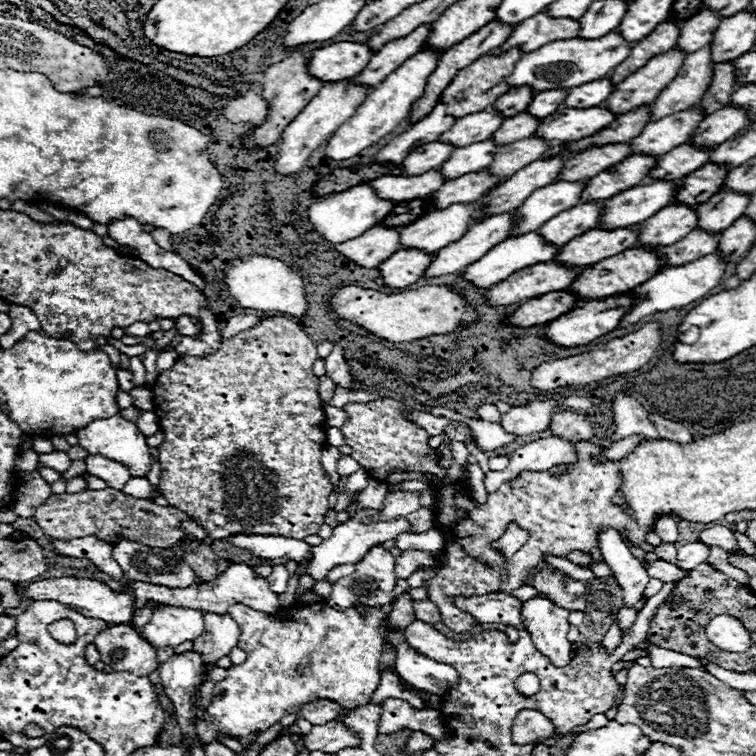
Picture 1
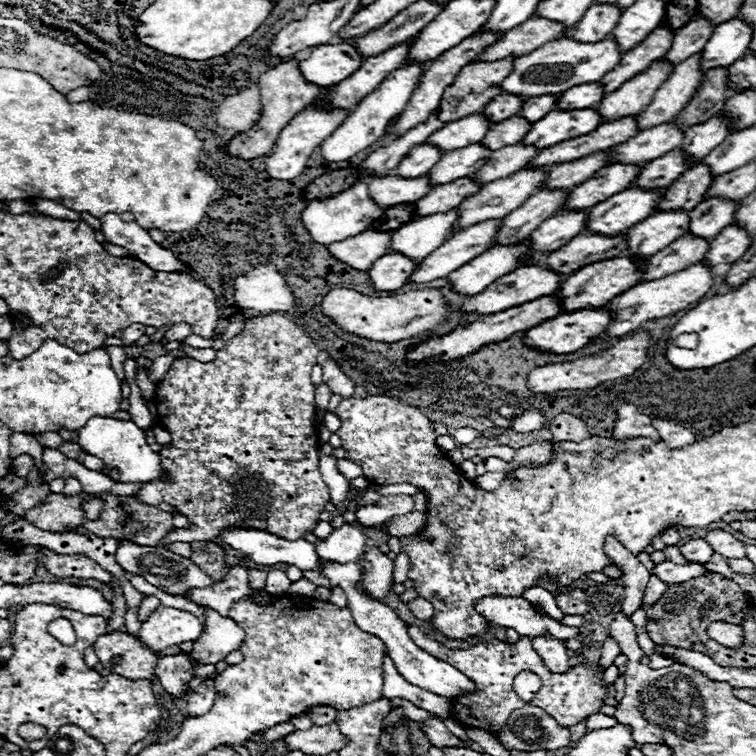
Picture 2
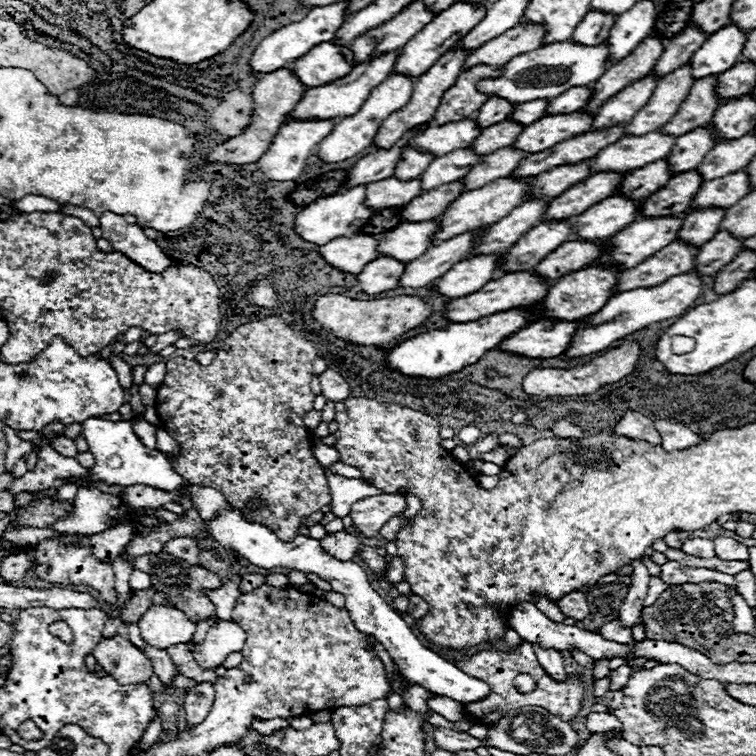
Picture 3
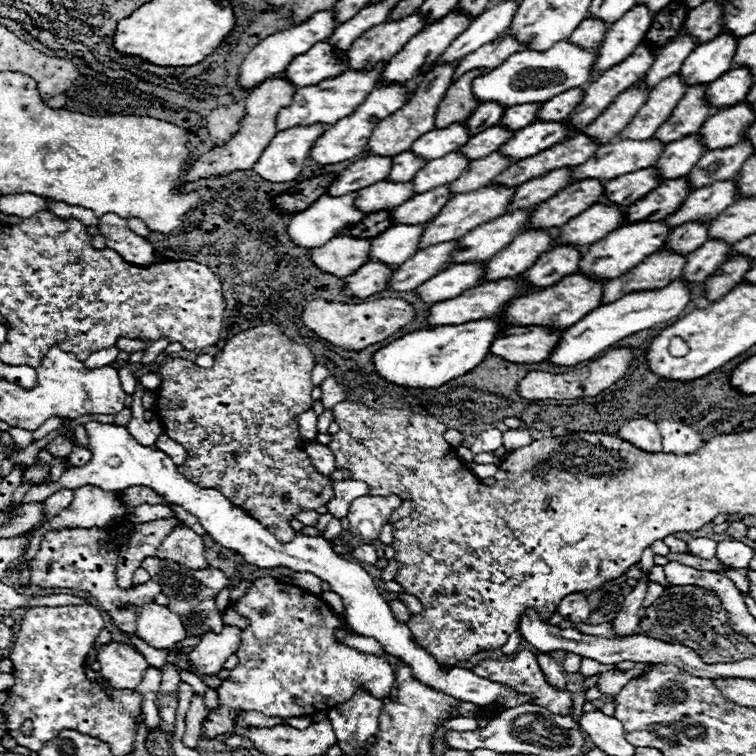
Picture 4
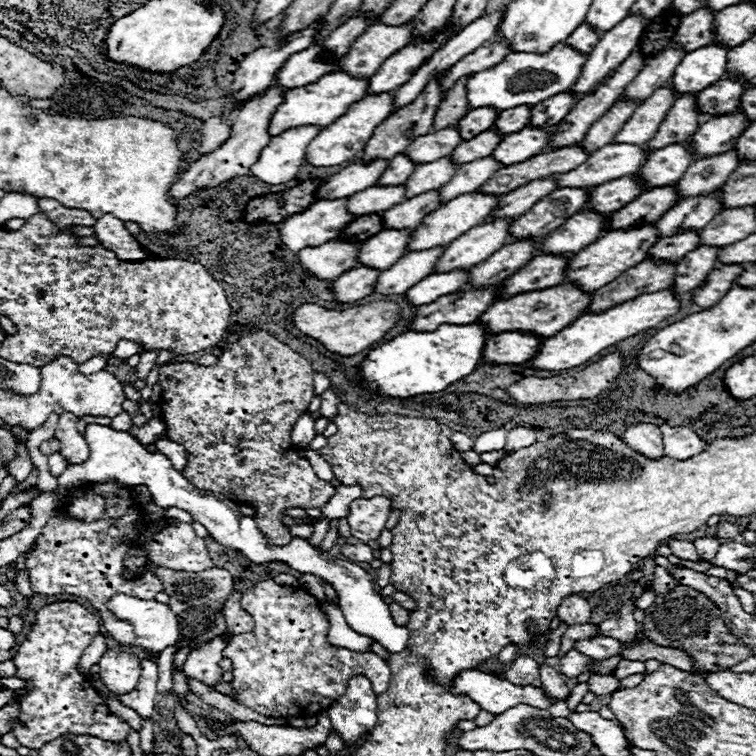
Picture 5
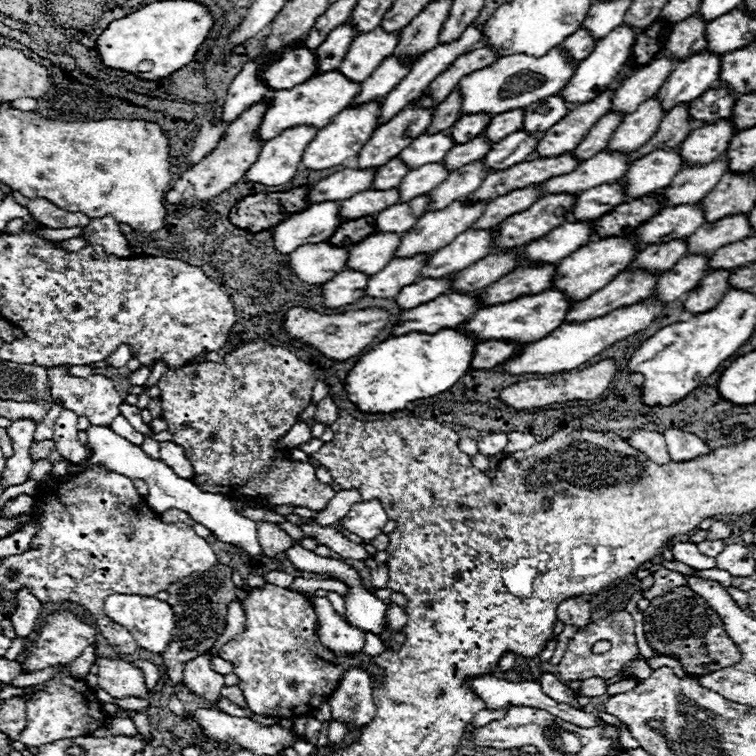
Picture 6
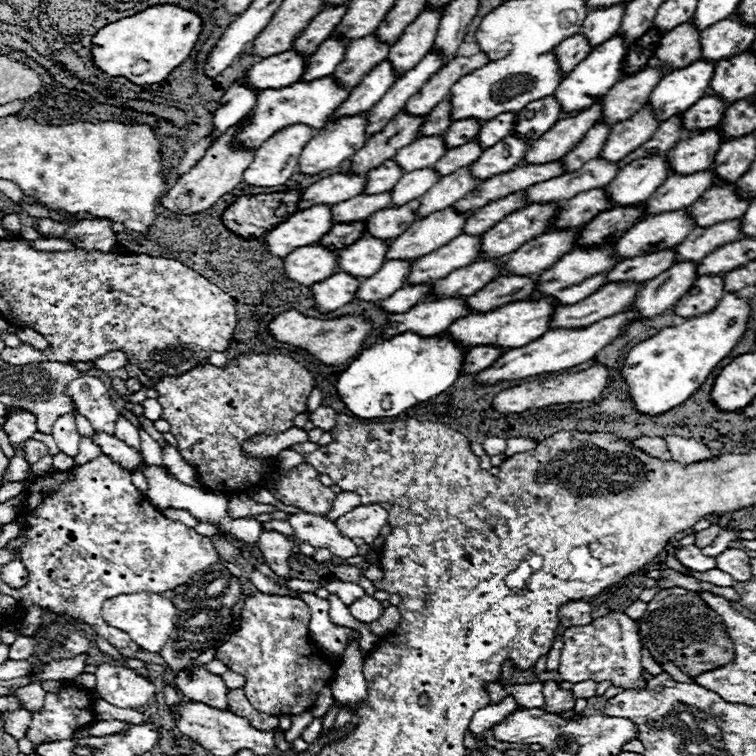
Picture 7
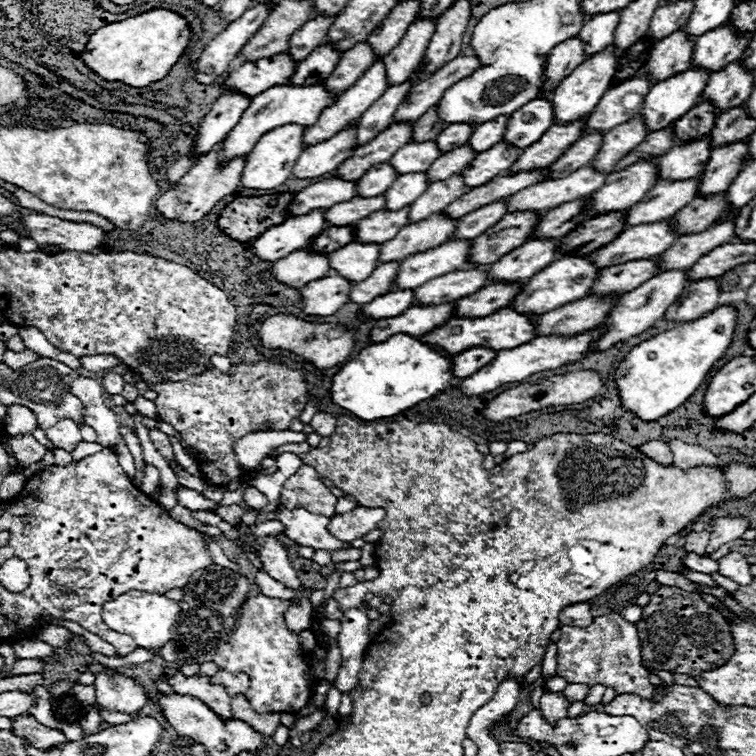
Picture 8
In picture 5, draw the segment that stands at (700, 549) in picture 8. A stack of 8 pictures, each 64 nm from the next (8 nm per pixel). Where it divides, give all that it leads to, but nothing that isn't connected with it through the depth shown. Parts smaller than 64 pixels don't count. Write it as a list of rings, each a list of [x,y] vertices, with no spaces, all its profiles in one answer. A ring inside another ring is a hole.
[[[718,522],[716,524],[716,536],[718,538],[734,538],[738,534],[740,534],[738,528],[734,524],[730,524],[730,522]]]

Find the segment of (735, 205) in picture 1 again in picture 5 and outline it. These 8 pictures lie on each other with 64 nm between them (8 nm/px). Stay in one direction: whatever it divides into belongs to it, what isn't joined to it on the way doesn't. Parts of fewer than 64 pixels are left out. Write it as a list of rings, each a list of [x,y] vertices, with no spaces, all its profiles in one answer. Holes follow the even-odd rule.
[[[698,232],[690,234],[676,234],[674,238],[662,238],[658,240],[646,254],[650,260],[664,260],[664,262],[678,262],[682,256],[698,248]]]

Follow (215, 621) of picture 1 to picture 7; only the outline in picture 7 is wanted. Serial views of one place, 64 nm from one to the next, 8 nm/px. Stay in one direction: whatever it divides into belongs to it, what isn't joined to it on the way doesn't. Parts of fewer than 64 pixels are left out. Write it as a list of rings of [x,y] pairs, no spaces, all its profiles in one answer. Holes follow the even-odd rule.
[[[204,666],[196,668],[192,674],[186,670],[178,672],[174,684],[190,700],[200,700],[218,710],[228,710],[228,688],[220,676],[210,674]]]

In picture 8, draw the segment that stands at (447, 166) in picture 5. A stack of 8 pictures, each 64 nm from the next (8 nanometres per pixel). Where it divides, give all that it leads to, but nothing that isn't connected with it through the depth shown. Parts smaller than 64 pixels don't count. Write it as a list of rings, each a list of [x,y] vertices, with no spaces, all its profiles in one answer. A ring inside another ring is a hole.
[[[402,174],[392,182],[390,190],[386,190],[386,206],[384,210],[400,210],[414,202],[428,188],[426,176],[422,174]]]

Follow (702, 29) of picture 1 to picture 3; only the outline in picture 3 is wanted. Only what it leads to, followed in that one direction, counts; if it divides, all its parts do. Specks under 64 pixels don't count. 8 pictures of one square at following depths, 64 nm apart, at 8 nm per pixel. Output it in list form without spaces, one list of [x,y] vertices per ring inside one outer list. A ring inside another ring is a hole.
[[[688,26],[674,38],[668,38],[664,44],[662,58],[658,58],[658,62],[654,64],[652,74],[656,78],[662,78],[674,72],[676,68],[684,66],[690,60],[690,56],[698,50],[698,46],[702,46],[702,42],[706,42],[706,36],[694,26]]]

